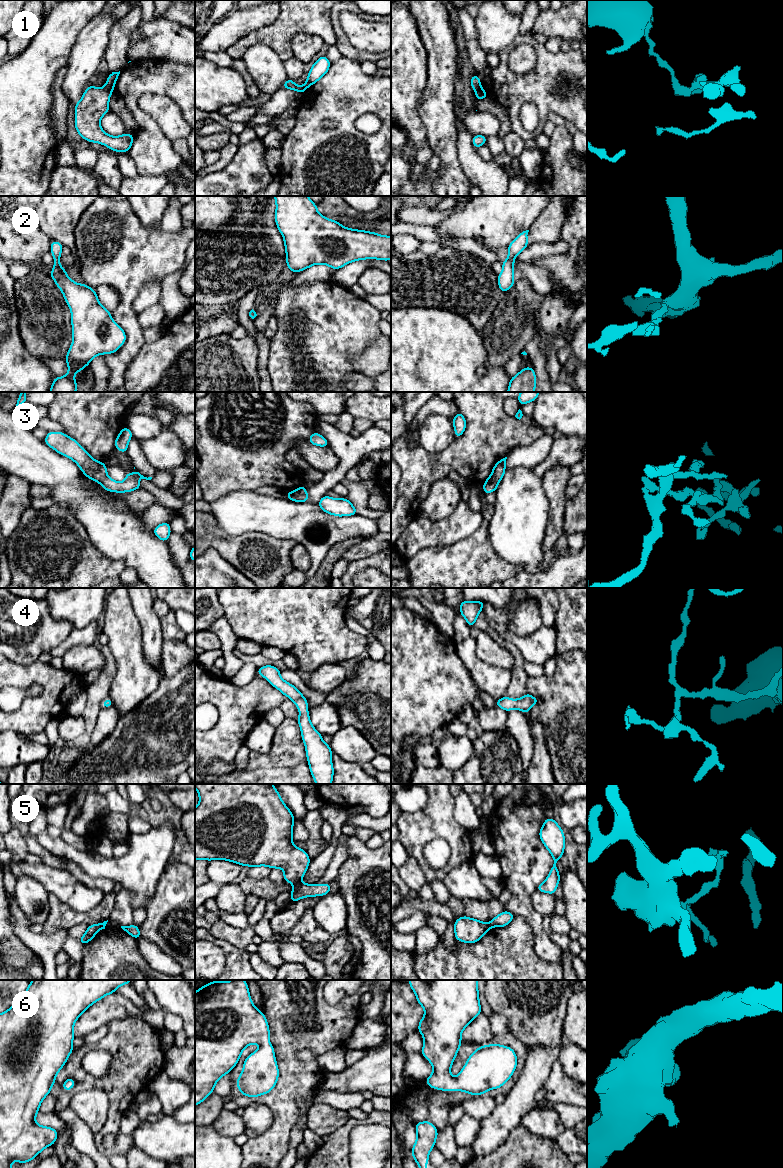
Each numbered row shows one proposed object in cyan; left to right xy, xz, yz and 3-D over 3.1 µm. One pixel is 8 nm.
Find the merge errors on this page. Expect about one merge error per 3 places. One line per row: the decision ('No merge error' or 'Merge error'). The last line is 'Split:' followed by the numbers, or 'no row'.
1: Merge error
2: No merge error
3: Merge error
4: No merge error
5: Merge error
6: No merge error
Split: 1, 3, 5

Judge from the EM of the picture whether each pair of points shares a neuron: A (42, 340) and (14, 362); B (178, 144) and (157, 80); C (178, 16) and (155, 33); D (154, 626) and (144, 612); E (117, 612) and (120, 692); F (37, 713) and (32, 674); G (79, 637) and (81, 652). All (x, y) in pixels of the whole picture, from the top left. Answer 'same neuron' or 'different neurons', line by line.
A: different neurons
B: different neurons
C: different neurons
D: same neuron
E: same neuron
F: same neuron
G: different neurons

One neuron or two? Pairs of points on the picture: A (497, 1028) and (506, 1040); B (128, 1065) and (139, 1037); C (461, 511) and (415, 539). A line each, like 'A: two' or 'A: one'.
A: two
B: one
C: one

